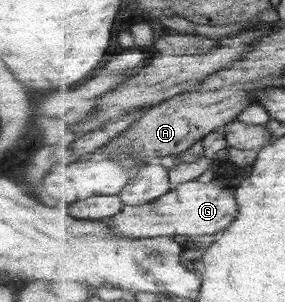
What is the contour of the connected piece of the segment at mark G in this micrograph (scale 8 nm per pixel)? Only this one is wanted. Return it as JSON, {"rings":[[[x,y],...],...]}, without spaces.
{"rings":[[[212,179],[210,182],[201,183],[197,180],[181,183],[177,188],[166,193],[156,201],[144,205],[125,205],[125,208],[113,218],[106,221],[111,225],[113,234],[117,236],[132,236],[133,238],[153,238],[160,236],[186,235],[189,238],[198,235],[220,235],[235,219],[239,217],[239,203],[235,196],[235,188],[228,187],[224,180]]]}

